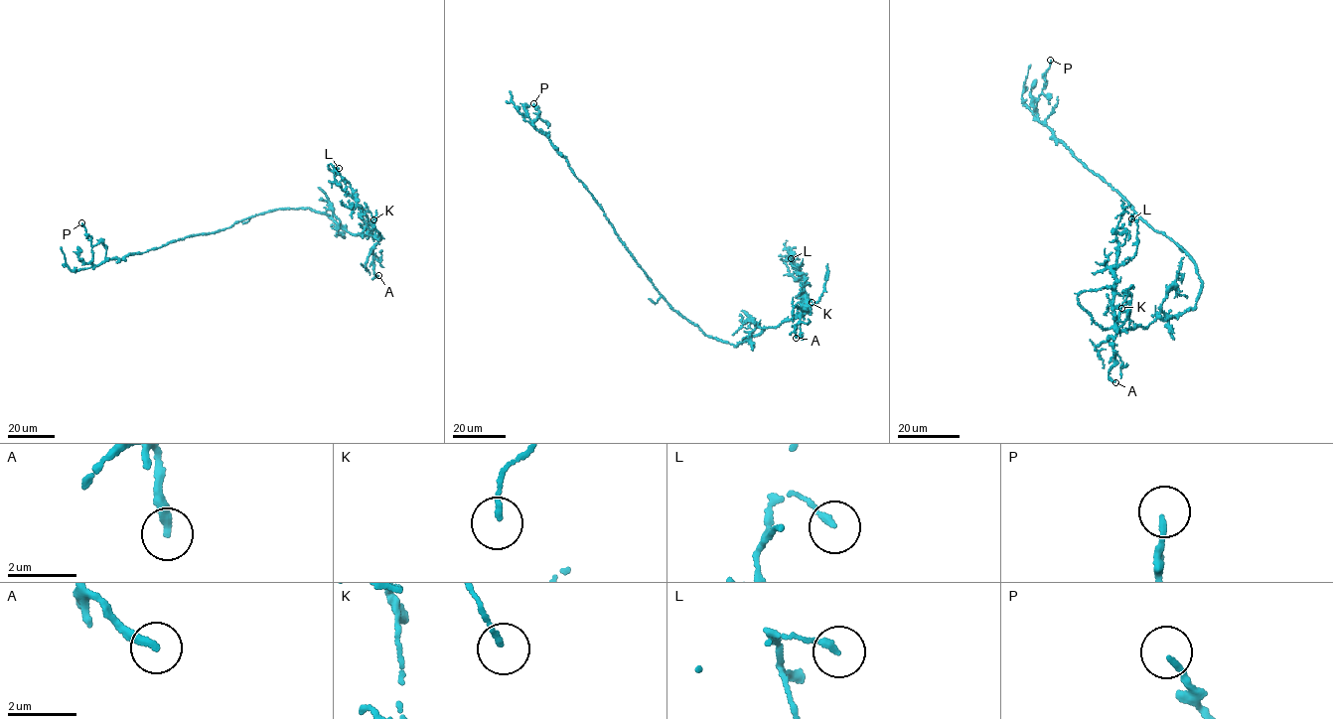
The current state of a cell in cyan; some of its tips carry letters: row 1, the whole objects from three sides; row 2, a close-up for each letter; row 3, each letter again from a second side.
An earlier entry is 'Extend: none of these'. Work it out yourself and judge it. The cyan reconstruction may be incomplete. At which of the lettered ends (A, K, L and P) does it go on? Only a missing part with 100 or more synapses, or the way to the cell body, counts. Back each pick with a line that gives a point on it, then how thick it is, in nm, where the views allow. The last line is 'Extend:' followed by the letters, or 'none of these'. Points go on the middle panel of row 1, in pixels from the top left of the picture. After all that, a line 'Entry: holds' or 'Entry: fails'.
Extend: none of these
Entry: holds

